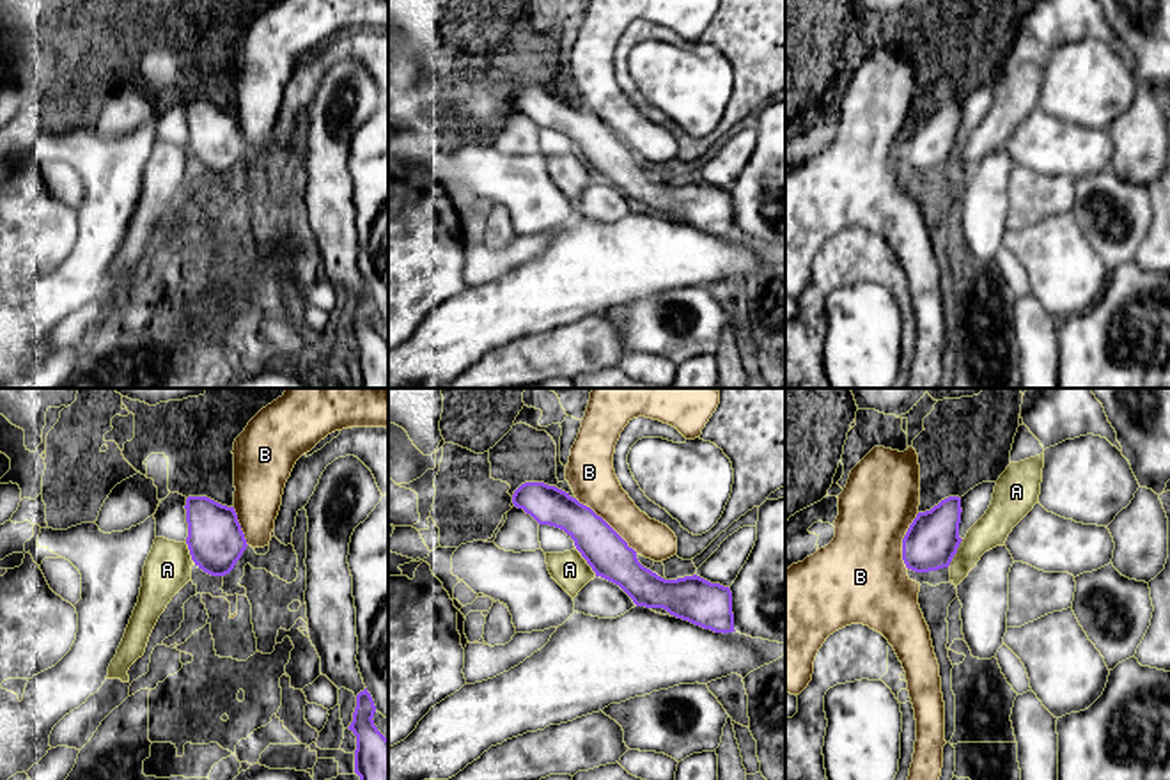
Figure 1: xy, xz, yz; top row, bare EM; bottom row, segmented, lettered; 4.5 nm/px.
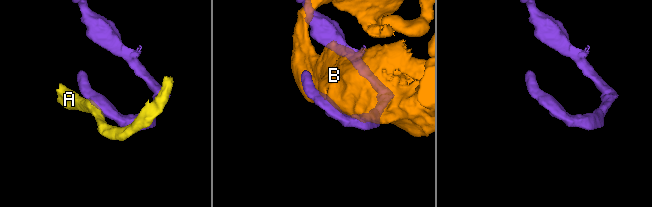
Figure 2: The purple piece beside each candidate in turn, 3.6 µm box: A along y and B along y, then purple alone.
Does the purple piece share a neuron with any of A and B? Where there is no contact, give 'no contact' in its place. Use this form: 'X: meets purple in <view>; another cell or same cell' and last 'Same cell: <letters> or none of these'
A: meets purple in xz; same cell
B: meets purple in xz; another cell
Same cell: A

